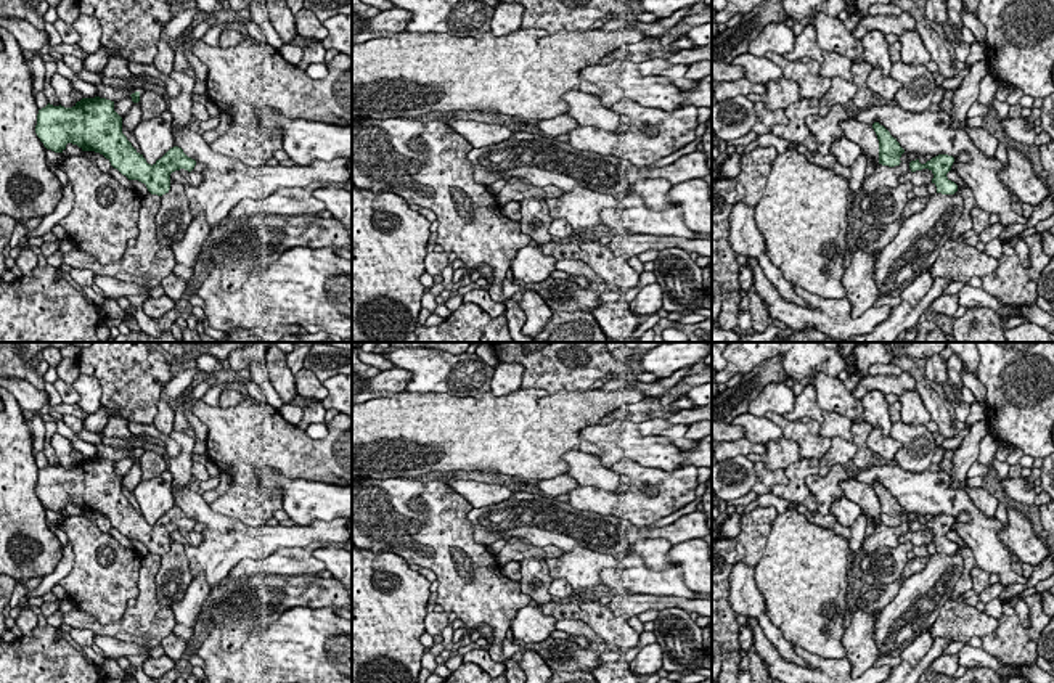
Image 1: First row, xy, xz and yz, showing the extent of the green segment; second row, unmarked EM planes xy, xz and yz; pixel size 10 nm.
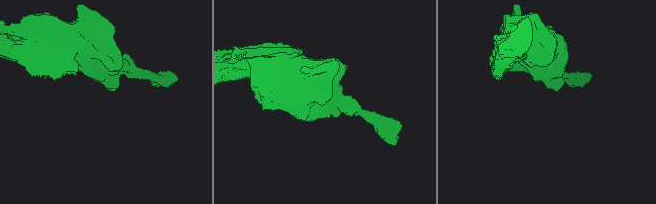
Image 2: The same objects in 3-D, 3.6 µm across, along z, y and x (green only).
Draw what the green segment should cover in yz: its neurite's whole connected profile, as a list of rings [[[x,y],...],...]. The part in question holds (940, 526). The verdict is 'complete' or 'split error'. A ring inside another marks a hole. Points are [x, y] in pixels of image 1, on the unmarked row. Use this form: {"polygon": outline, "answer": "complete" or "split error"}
{"polygon": [[[938,514],[925,524],[921,524],[919,519],[911,521],[909,529],[911,532],[929,529],[933,534],[932,543],[937,546],[937,553],[954,554],[958,551],[958,545],[946,537],[946,534],[951,530],[953,522],[953,516]]], "answer": "complete"}

